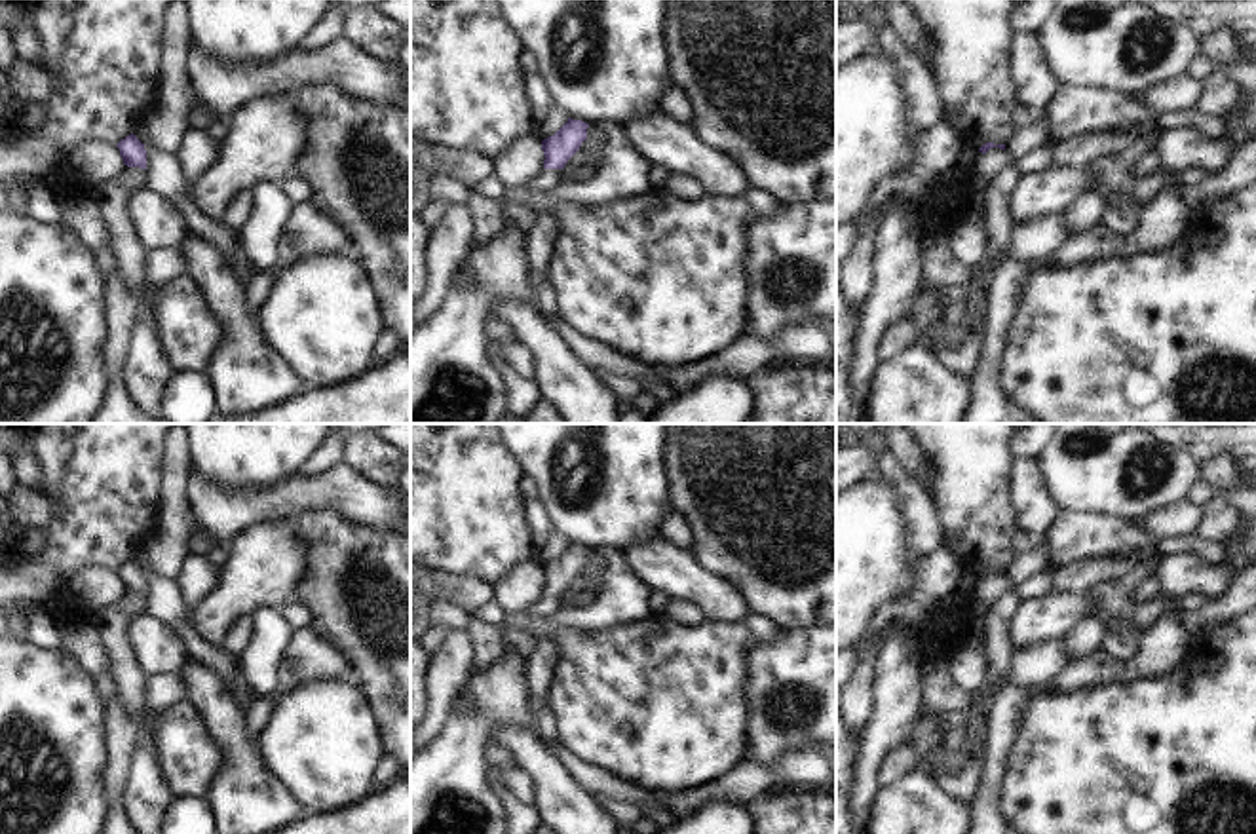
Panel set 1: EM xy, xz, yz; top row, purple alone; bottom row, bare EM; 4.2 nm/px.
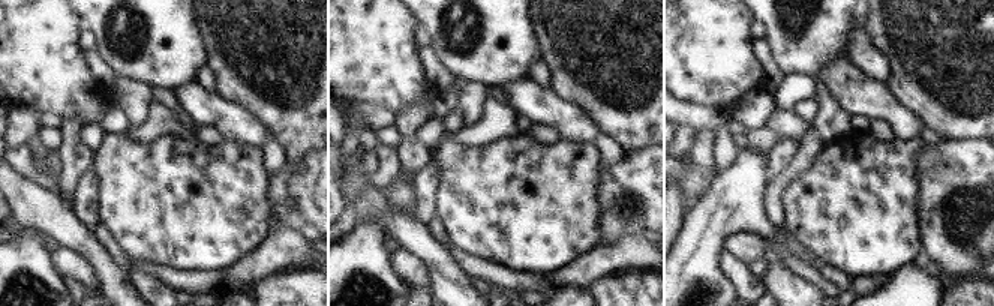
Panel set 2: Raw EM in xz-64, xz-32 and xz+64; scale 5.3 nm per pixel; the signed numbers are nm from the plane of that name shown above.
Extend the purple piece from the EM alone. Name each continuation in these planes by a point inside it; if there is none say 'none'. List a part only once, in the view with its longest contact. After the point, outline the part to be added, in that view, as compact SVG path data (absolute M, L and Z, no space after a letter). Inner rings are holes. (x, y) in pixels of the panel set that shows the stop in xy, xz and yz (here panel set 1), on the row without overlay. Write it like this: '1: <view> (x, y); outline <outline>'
1: xz (546, 605); outline M542 593L523 614L532 619L545 619L561 608L561 597Z

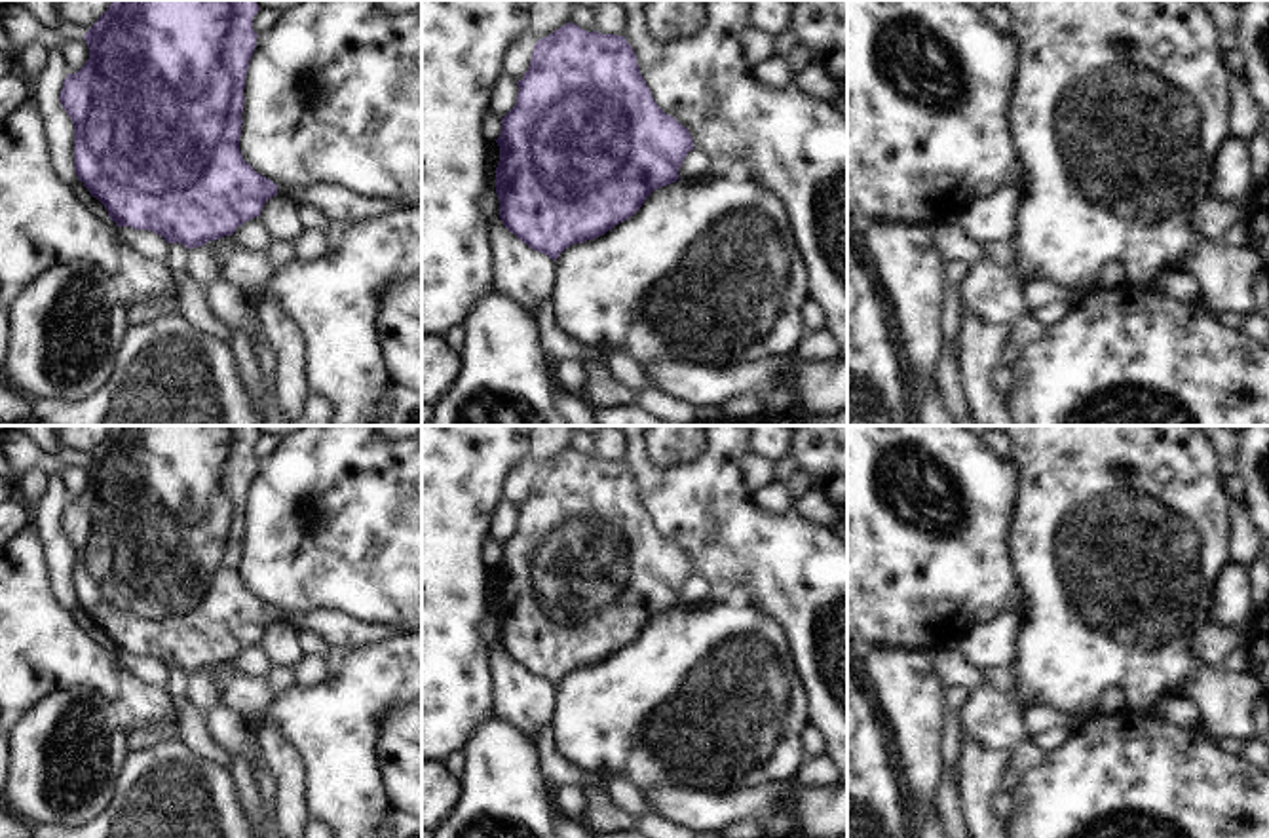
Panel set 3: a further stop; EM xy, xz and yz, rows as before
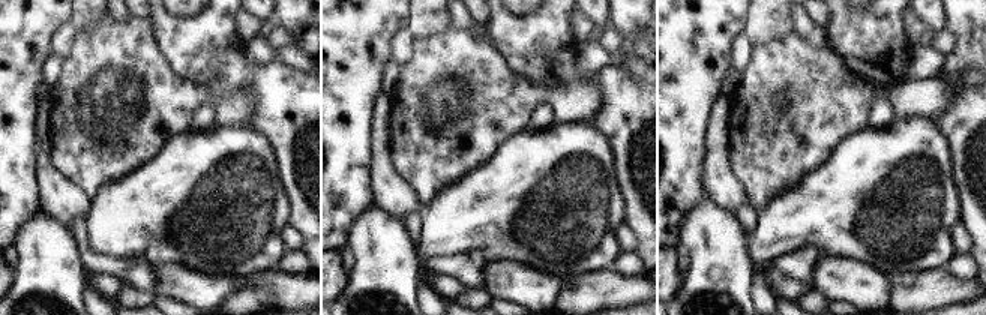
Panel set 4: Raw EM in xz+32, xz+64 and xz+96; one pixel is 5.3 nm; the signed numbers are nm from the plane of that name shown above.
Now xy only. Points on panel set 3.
1: xy (339, 629); outline M315 608L294 614L277 610L277 621L289 623L296 631L319 635L329 648L363 648L399 635L395 625L365 623L338 608Z

